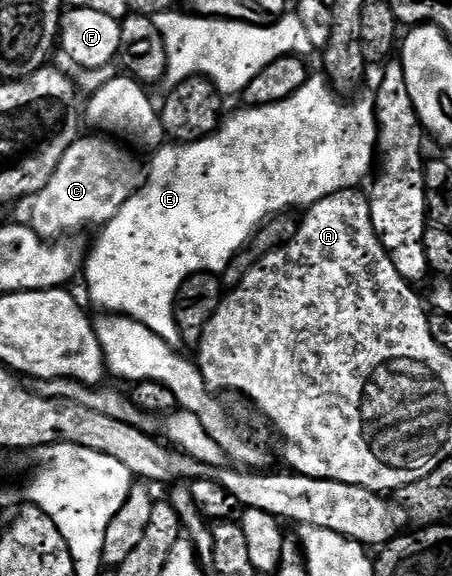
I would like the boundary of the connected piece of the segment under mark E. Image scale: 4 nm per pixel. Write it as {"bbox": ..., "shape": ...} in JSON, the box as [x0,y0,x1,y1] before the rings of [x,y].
{"bbox":[82,75,378,347],"shape":[[[323,75],[309,76],[308,82],[294,95],[282,99],[282,103],[273,105],[258,105],[255,107],[241,108],[241,113],[236,113],[232,118],[221,124],[216,132],[209,137],[202,138],[201,141],[186,141],[183,143],[165,143],[151,154],[152,169],[147,170],[144,185],[129,199],[118,211],[118,215],[113,221],[103,226],[100,238],[96,241],[96,246],[90,249],[86,260],[82,266],[82,278],[88,284],[88,297],[105,314],[119,313],[125,317],[133,317],[138,323],[150,327],[154,335],[158,335],[166,343],[174,347],[181,344],[178,323],[176,322],[176,296],[182,287],[182,283],[190,275],[195,273],[215,273],[223,274],[225,267],[234,259],[234,255],[239,249],[245,248],[257,229],[264,224],[269,215],[284,215],[287,209],[307,210],[308,206],[326,199],[326,195],[334,195],[343,189],[357,188],[360,180],[371,174],[374,169],[374,162],[378,157],[378,146],[376,144],[376,103],[371,96],[364,97],[361,101],[348,101],[352,99],[341,99],[328,84],[327,77]]]}

